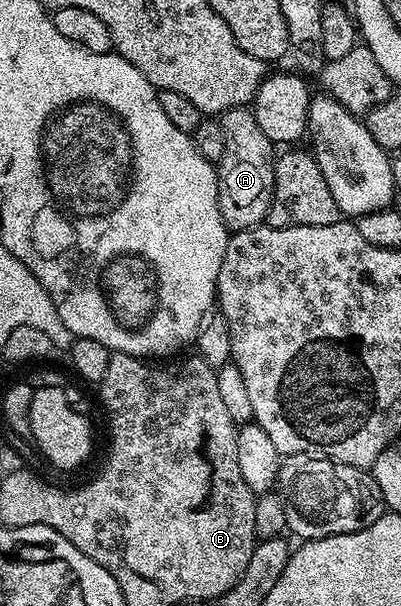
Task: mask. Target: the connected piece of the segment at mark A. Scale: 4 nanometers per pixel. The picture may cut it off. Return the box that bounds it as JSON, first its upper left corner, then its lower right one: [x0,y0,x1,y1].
[218,108,277,231]

